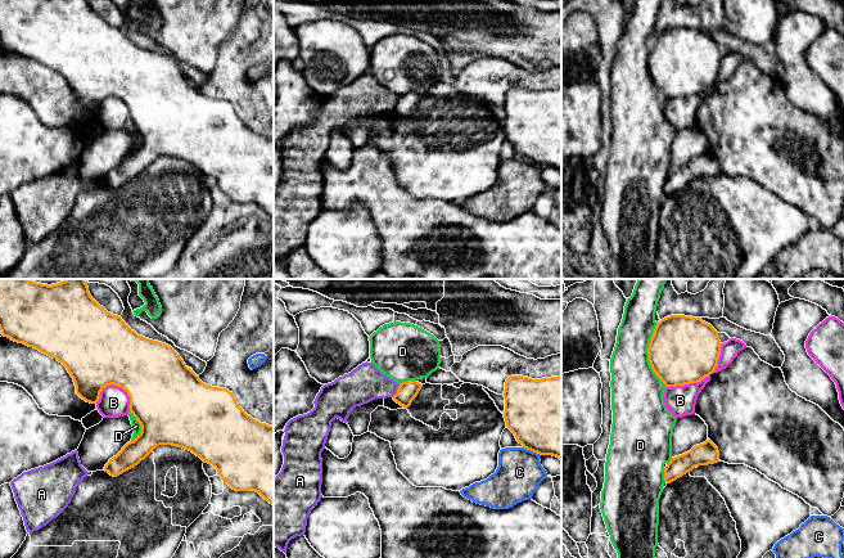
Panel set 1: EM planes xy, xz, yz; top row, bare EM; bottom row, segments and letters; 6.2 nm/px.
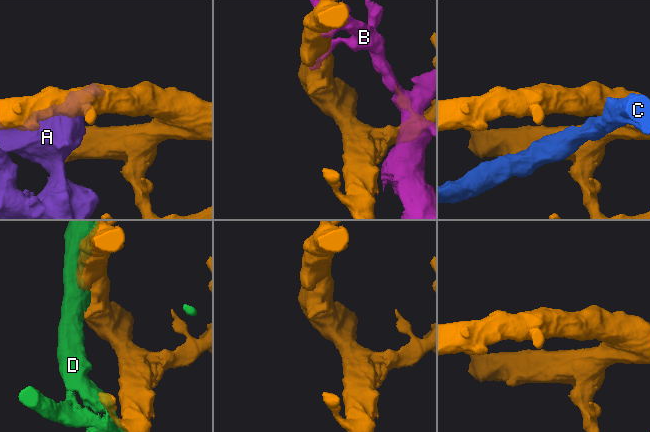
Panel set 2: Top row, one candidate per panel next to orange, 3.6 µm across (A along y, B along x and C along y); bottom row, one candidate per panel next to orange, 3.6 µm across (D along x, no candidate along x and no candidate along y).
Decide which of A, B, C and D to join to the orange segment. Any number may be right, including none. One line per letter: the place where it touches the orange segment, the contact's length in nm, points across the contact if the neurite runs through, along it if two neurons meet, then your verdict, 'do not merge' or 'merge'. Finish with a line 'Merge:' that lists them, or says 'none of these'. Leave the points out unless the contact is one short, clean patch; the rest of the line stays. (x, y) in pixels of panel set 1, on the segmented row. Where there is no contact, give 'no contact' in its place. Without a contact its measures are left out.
A: contact xz (397, 390); length 100 nm; border xz (400, 383), (392, 396); do not merge
B: contact xy (123, 388); length 240 nm; do not merge
C: contact xz (532, 450); length 130 nm; do not merge
D: contact yz (649, 355); length 400 nm; do not merge
Merge: none of these

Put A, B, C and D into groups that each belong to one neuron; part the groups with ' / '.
A / B / C / D

